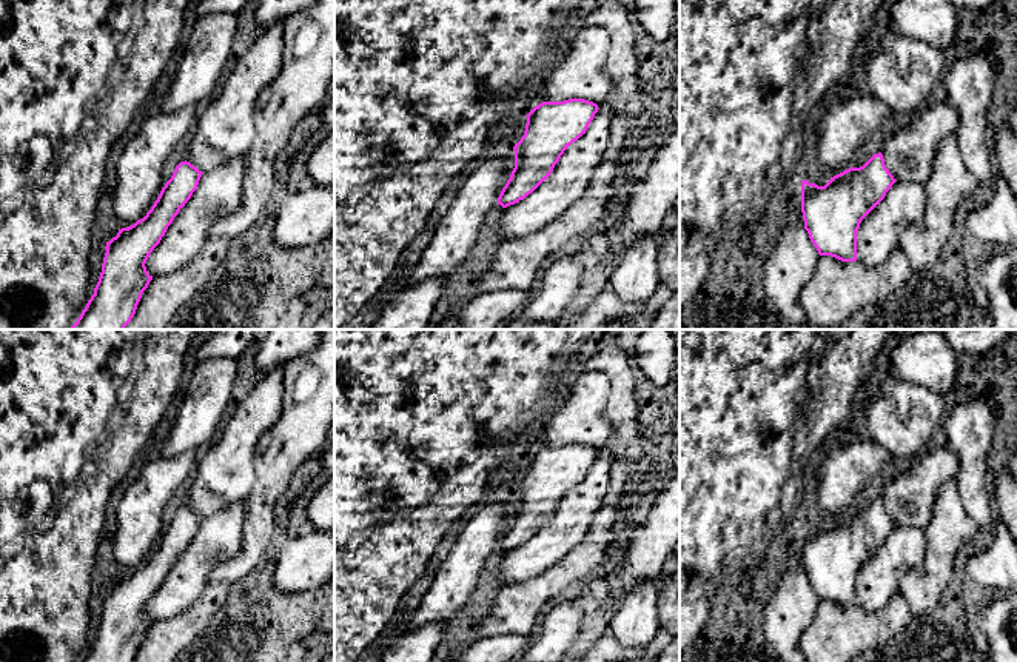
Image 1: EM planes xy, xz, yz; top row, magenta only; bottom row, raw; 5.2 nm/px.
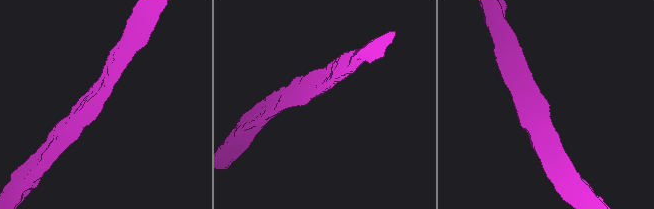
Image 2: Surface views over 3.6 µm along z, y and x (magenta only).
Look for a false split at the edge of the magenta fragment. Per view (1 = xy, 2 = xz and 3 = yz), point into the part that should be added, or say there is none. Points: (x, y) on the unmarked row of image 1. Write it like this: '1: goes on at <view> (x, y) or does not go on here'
1: does not go on here
2: does not go on here
3: does not go on here

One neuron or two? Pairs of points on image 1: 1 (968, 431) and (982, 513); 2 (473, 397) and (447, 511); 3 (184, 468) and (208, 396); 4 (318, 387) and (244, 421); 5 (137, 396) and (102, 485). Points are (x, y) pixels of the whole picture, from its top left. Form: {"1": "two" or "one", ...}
{"1": "one", "2": "one", "3": "two", "4": "two", "5": "one"}

